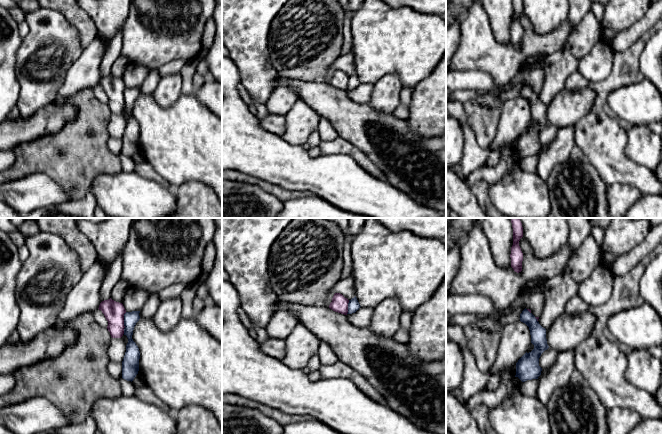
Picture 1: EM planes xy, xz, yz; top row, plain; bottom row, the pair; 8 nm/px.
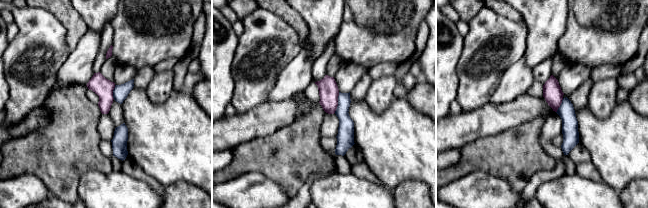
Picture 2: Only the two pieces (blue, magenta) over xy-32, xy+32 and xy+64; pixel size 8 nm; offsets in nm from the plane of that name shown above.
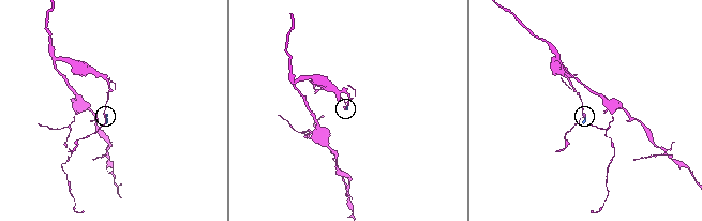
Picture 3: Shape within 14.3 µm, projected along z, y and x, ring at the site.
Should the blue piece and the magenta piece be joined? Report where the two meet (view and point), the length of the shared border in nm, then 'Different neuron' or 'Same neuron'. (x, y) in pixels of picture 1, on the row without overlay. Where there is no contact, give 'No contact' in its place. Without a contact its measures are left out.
Touches blue at xy (124, 99). Shared border 180 nm. Different neuron

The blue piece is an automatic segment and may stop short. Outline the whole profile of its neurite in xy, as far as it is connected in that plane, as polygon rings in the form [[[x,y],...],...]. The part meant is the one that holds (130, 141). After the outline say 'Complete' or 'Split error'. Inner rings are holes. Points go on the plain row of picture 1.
[[[132,87],[124,90],[124,111],[127,112],[128,119],[122,137],[122,154],[131,158],[139,147],[140,127],[132,115],[134,103],[140,95],[139,89],[140,87]]]. Complete

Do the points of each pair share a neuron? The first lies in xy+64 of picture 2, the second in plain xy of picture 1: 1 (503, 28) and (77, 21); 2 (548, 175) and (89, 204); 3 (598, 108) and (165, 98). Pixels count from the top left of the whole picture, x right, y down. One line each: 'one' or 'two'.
1: two
2: one
3: one

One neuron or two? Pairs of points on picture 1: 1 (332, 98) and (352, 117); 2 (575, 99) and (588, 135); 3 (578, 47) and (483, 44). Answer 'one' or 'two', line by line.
1: one
2: two
3: two

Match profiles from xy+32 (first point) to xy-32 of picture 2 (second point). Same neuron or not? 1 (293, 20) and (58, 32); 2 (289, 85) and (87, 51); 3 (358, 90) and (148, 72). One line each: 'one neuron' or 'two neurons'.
1: two neurons
2: one neuron
3: one neuron

